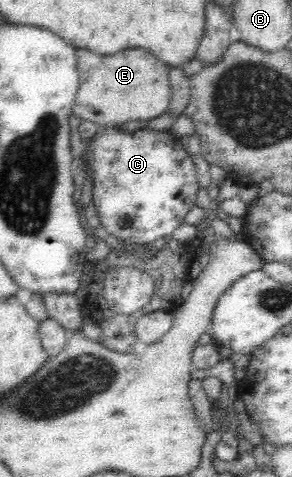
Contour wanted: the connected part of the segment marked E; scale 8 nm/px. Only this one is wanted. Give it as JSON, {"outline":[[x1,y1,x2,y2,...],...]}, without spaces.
{"outline":[[77,49,77,71,80,79,73,113,101,127,121,126,129,121,153,120,166,113,172,98,169,65,145,49,125,49,117,55,97,55]]}

